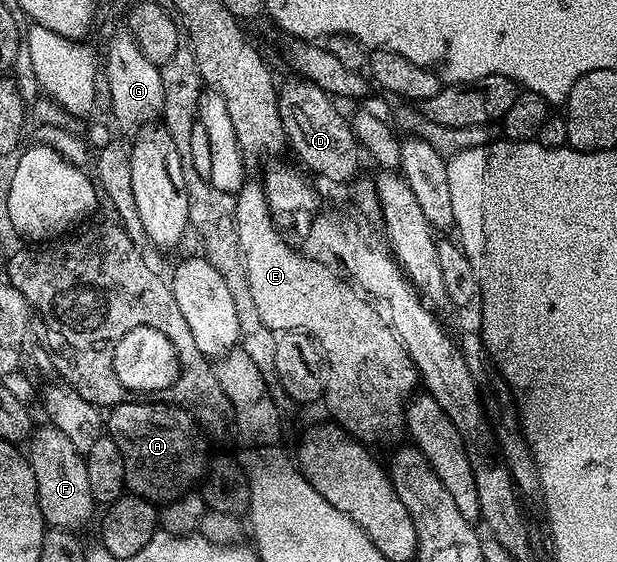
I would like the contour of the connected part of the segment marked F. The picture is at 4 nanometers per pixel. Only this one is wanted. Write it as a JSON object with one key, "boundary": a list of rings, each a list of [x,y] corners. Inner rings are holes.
{"boundary":[[[53,425],[37,428],[29,440],[26,458],[36,479],[37,501],[44,522],[51,528],[78,529],[96,510],[90,491],[85,458],[75,449],[68,436]]]}

